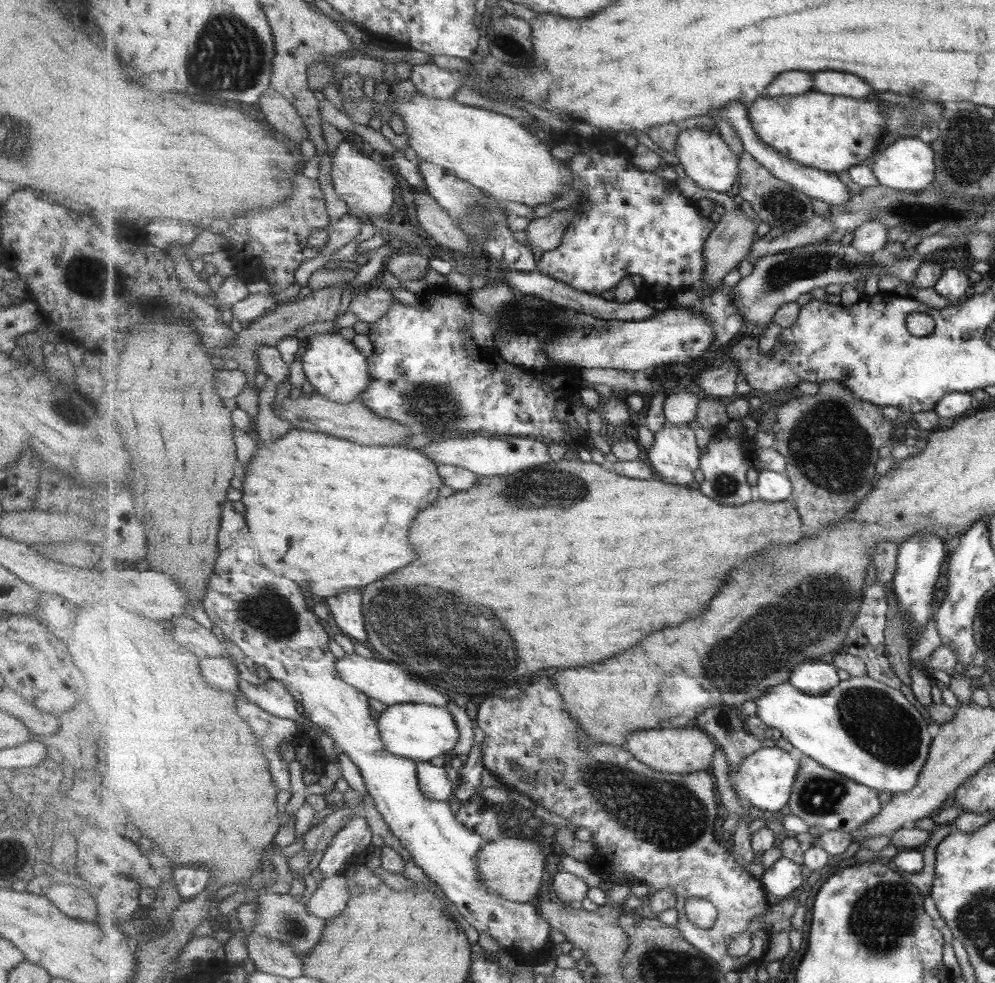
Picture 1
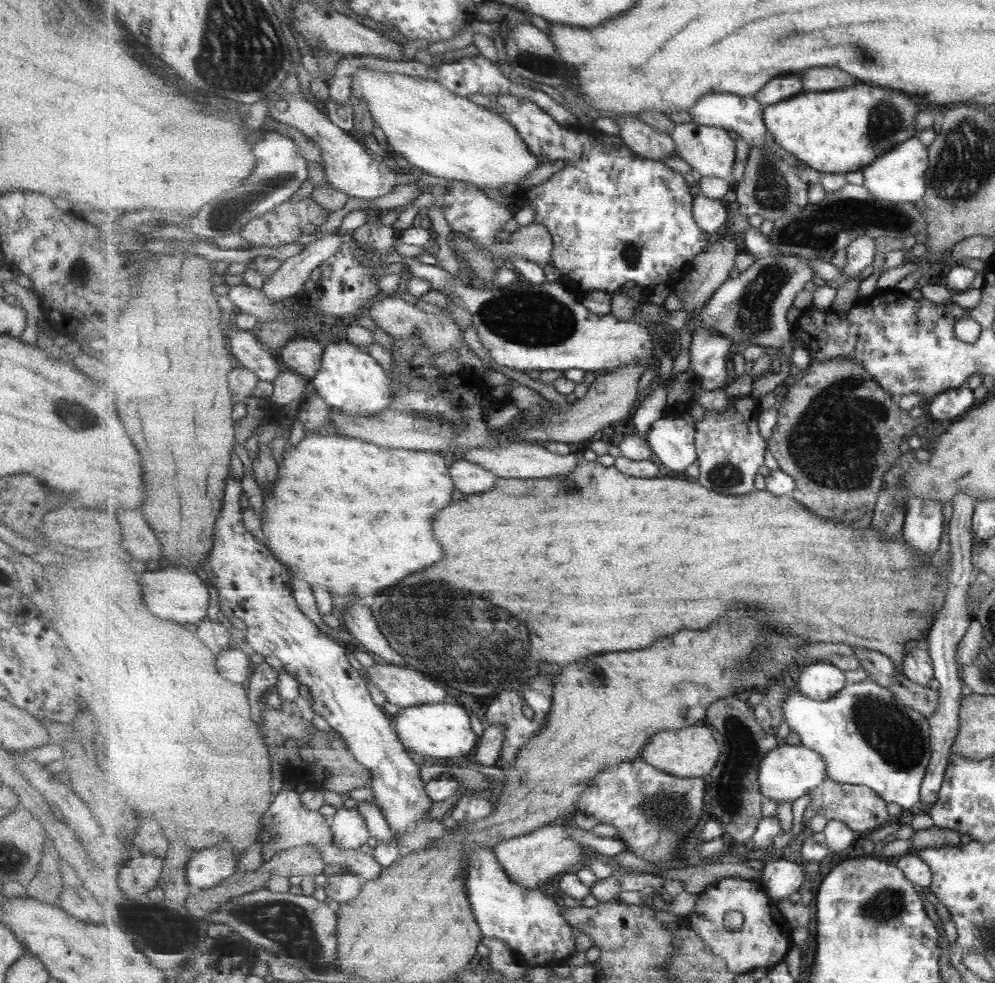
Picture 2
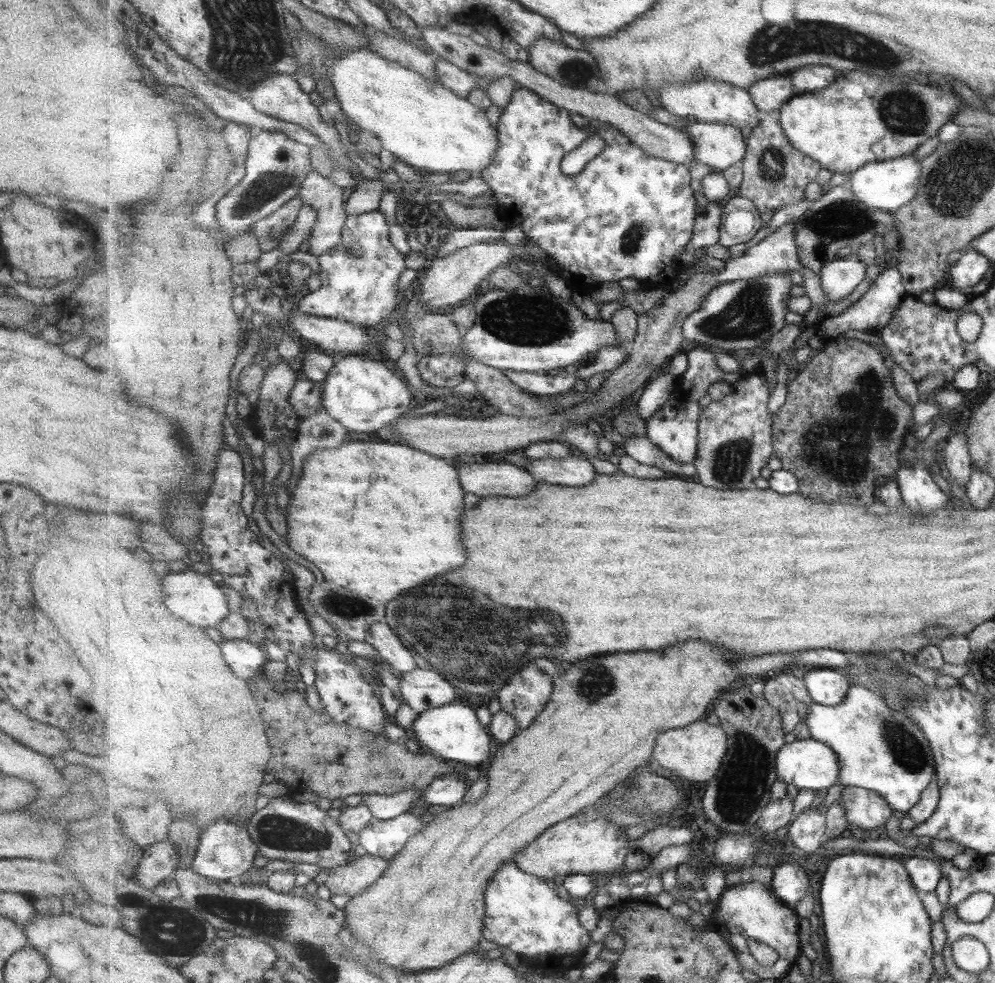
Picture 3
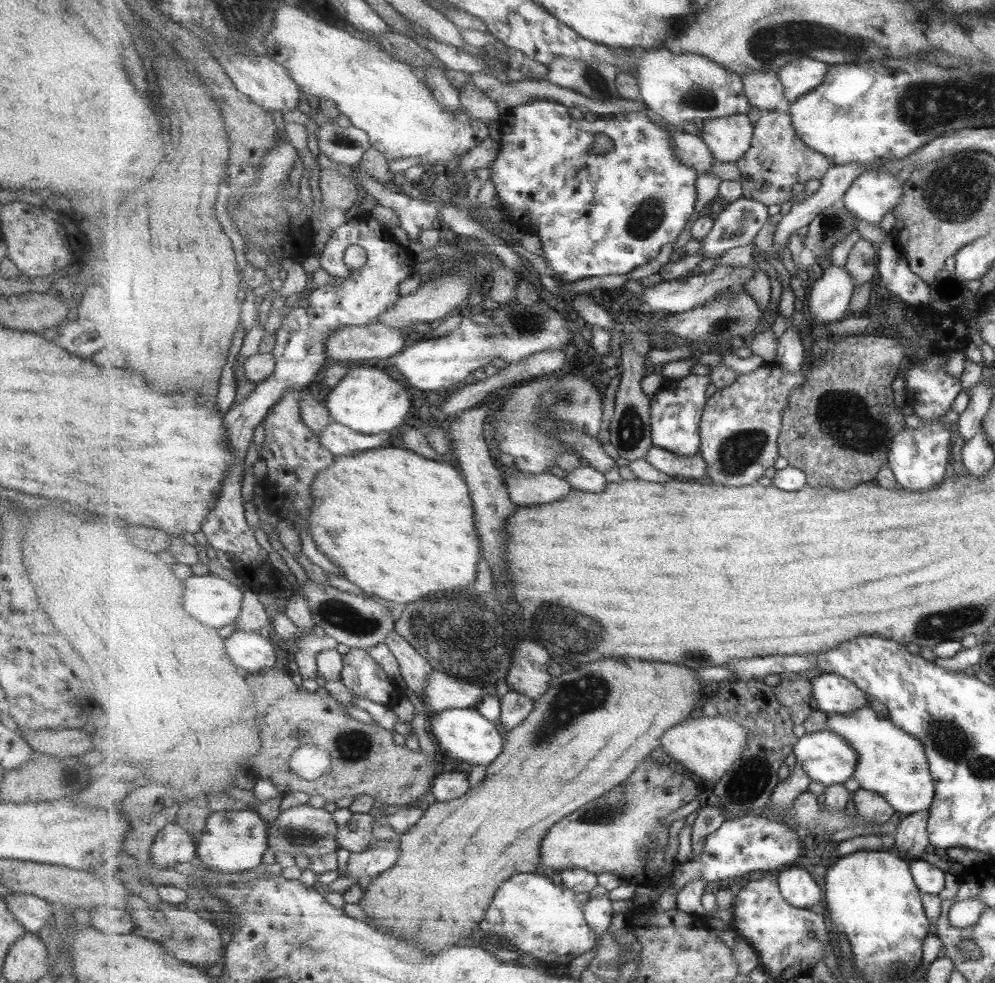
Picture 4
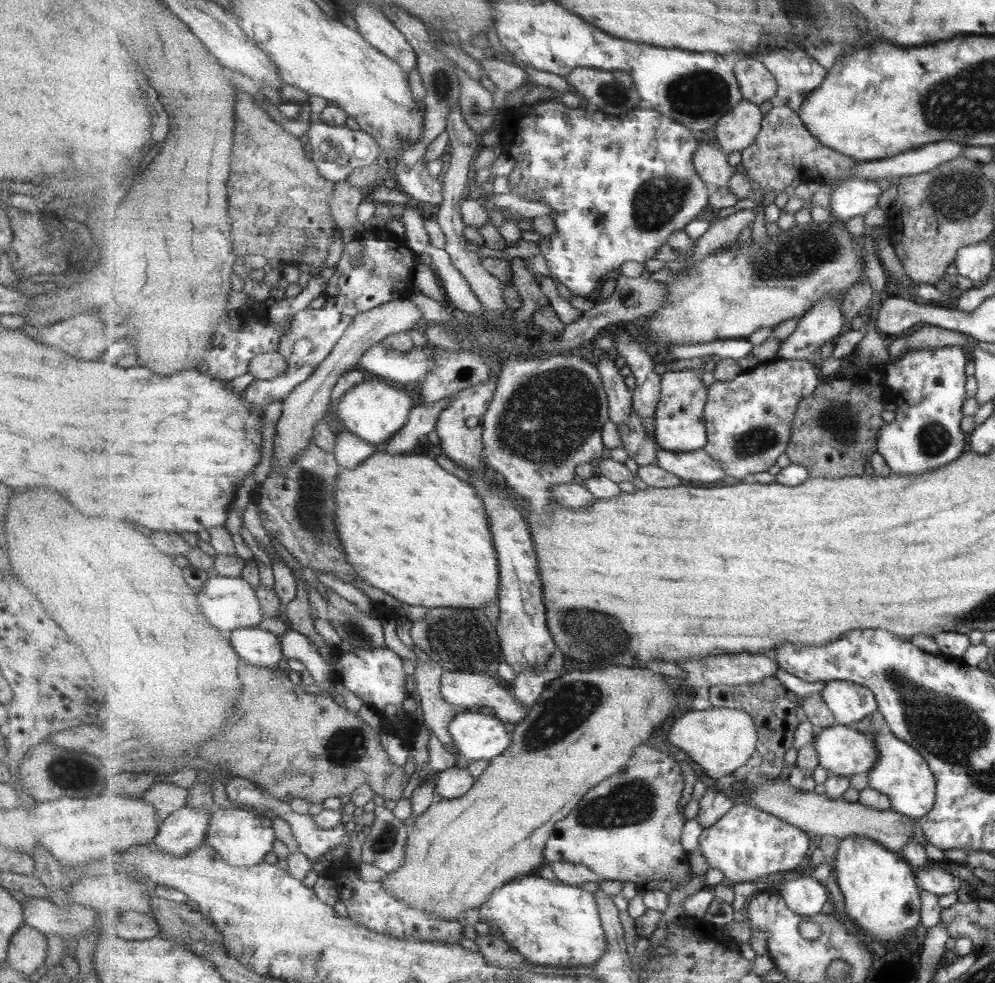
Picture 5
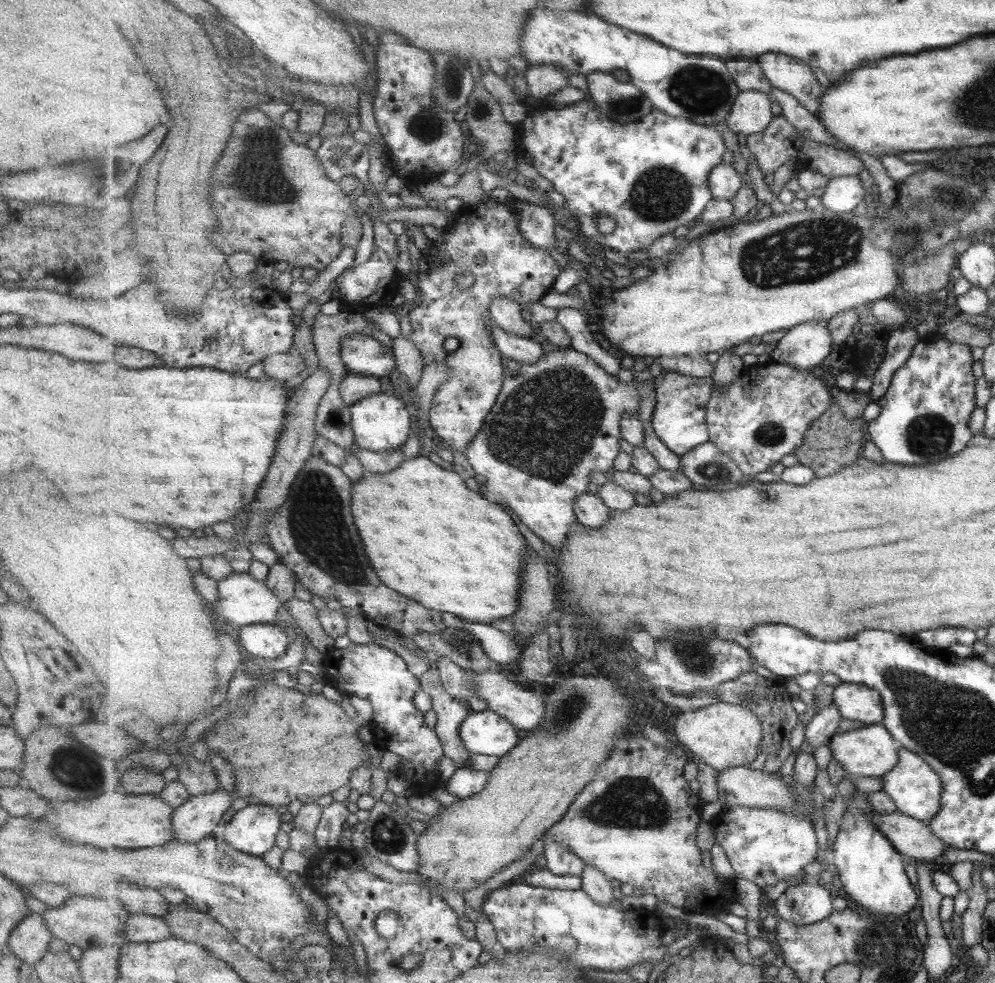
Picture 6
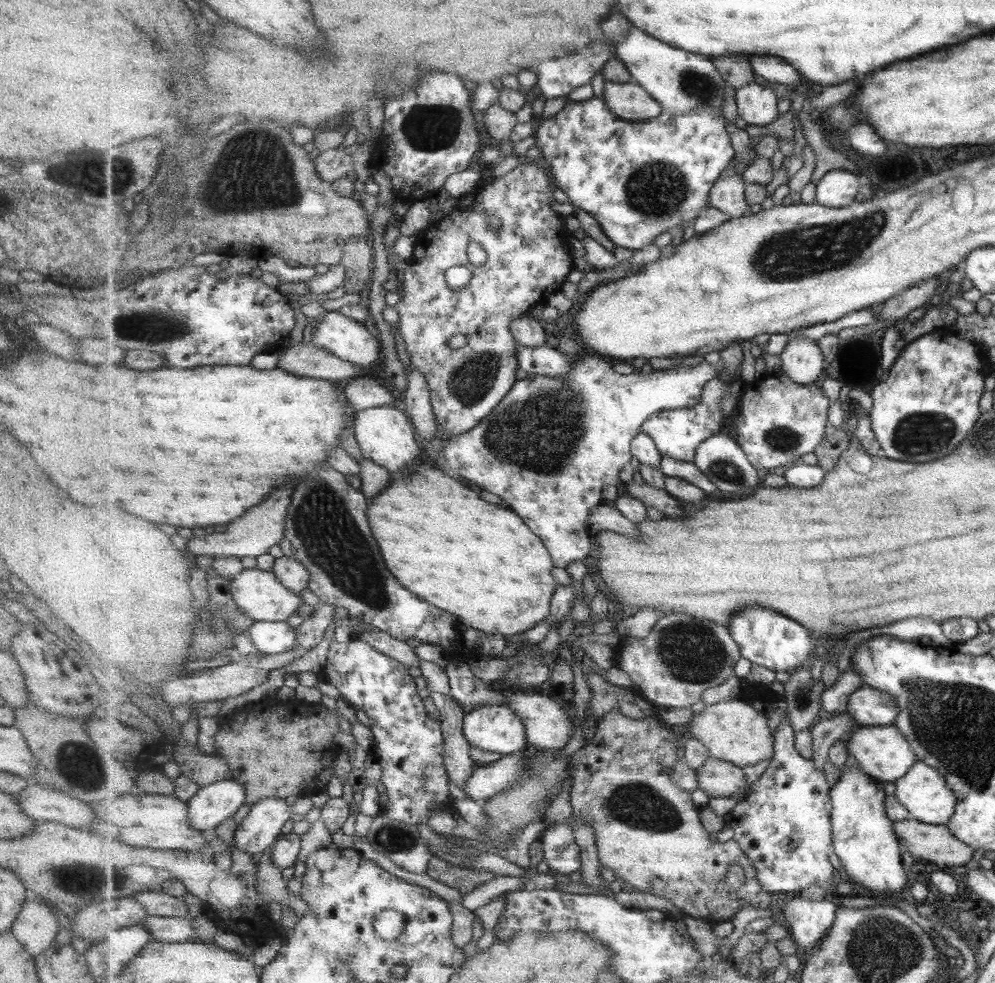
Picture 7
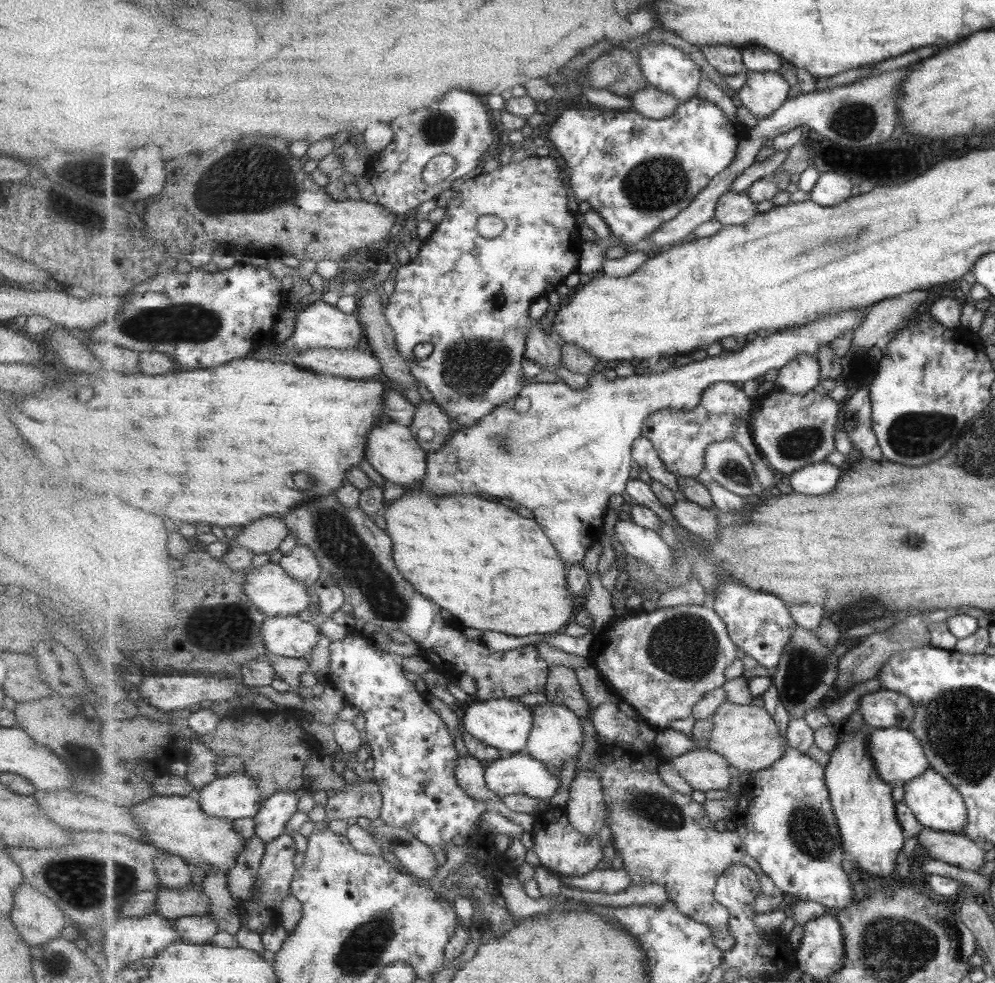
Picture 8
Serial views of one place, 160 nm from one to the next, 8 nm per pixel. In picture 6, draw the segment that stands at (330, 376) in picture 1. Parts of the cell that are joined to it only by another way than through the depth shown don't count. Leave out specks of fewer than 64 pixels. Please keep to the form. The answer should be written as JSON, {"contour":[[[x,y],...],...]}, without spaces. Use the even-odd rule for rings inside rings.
{"contour":[[[381,392],[363,397],[350,407],[358,448],[375,452],[400,449],[414,430],[414,410],[405,398]]]}

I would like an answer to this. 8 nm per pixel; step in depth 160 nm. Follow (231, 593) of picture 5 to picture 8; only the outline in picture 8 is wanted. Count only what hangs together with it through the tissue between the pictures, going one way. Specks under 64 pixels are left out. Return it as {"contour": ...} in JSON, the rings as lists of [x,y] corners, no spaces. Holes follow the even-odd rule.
{"contour":[[[279,562],[255,567],[247,574],[244,591],[265,617],[293,617],[307,609],[312,597],[304,582],[289,576]]]}

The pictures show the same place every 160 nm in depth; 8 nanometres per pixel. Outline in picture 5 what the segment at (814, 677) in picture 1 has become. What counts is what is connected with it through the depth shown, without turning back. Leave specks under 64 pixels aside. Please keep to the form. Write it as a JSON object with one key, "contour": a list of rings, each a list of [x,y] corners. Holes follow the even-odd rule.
{"contour":[[[847,680],[830,681],[821,693],[839,725],[853,726],[879,708],[871,689]]]}

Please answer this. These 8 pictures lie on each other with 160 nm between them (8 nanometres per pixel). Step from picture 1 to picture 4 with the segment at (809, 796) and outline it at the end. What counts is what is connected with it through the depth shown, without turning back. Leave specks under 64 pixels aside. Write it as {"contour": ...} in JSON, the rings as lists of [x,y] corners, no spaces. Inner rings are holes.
{"contour":[[[857,789],[853,792],[852,800],[856,812],[862,819],[868,822],[876,822],[876,824],[885,824],[891,820],[891,816],[895,814],[896,809],[885,796],[872,790]]]}

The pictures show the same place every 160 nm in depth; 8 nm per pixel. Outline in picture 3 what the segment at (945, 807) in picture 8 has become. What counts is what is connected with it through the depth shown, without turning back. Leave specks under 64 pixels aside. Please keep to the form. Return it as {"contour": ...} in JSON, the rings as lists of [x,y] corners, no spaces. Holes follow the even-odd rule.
{"contour":[[[854,680],[843,703],[827,706],[813,701],[806,714],[805,723],[809,725],[812,738],[831,747],[840,758],[839,784],[878,792],[887,798],[896,813],[908,813],[931,782],[935,772],[935,761],[931,746],[924,732],[921,732],[920,725],[909,718],[905,709],[893,711],[882,695],[872,685]]]}

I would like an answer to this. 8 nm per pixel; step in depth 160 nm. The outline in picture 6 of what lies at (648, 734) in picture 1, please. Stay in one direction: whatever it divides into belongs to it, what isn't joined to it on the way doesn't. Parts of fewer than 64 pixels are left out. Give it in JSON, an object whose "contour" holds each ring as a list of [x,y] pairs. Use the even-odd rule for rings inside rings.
{"contour":[[[721,701],[699,710],[680,713],[674,724],[674,734],[681,746],[719,772],[750,766],[760,756],[764,740],[760,717],[752,709]]]}

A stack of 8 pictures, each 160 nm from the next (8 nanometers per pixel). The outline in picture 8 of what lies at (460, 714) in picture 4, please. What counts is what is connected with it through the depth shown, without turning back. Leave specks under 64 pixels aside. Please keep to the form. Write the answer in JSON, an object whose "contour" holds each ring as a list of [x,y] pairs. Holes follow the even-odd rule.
{"contour":[[[511,697],[486,701],[479,700],[466,709],[462,724],[464,730],[469,734],[507,755],[522,753],[527,747],[530,732],[533,728],[532,709],[531,706],[527,706]]]}

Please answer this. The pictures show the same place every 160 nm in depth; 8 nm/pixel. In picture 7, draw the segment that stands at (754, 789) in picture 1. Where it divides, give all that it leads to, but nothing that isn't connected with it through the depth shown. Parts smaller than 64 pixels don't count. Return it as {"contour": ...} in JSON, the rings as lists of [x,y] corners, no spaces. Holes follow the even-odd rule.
{"contour":[[[894,724],[887,726],[859,726],[847,743],[849,755],[855,757],[857,764],[869,776],[885,782],[897,782],[909,772],[909,767],[917,760],[908,738]]]}

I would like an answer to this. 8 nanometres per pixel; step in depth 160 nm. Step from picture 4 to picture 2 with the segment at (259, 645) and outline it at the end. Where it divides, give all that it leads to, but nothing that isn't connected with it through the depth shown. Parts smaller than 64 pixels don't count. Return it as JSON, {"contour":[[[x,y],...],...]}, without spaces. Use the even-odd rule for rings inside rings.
{"contour":[[[233,646],[218,654],[216,665],[221,672],[221,677],[235,685],[242,685],[247,678],[252,676],[256,662],[256,658],[247,656],[243,650]]]}

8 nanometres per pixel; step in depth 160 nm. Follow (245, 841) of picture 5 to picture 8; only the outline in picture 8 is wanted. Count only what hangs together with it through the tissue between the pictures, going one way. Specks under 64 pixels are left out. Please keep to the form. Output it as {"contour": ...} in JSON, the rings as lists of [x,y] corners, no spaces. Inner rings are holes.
{"contour":[[[297,791],[276,792],[261,805],[261,810],[253,818],[254,832],[265,846],[287,832],[287,822],[298,811],[299,795]]]}

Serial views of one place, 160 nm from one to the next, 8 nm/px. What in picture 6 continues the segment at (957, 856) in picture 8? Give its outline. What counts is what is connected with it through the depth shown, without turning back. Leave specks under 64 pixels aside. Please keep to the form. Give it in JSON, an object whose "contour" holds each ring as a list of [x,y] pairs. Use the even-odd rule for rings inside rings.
{"contour":[[[899,810],[891,814],[873,811],[872,823],[896,845],[901,854],[908,855],[911,860],[932,860],[935,856],[943,855],[947,847],[924,821]]]}

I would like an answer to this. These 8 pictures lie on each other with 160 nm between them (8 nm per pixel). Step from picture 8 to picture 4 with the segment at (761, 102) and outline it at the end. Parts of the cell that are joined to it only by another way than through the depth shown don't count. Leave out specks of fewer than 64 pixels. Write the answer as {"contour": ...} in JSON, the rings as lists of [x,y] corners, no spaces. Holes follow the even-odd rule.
{"contour":[[[746,114],[709,119],[700,126],[715,161],[736,163],[752,148],[756,124]]]}

